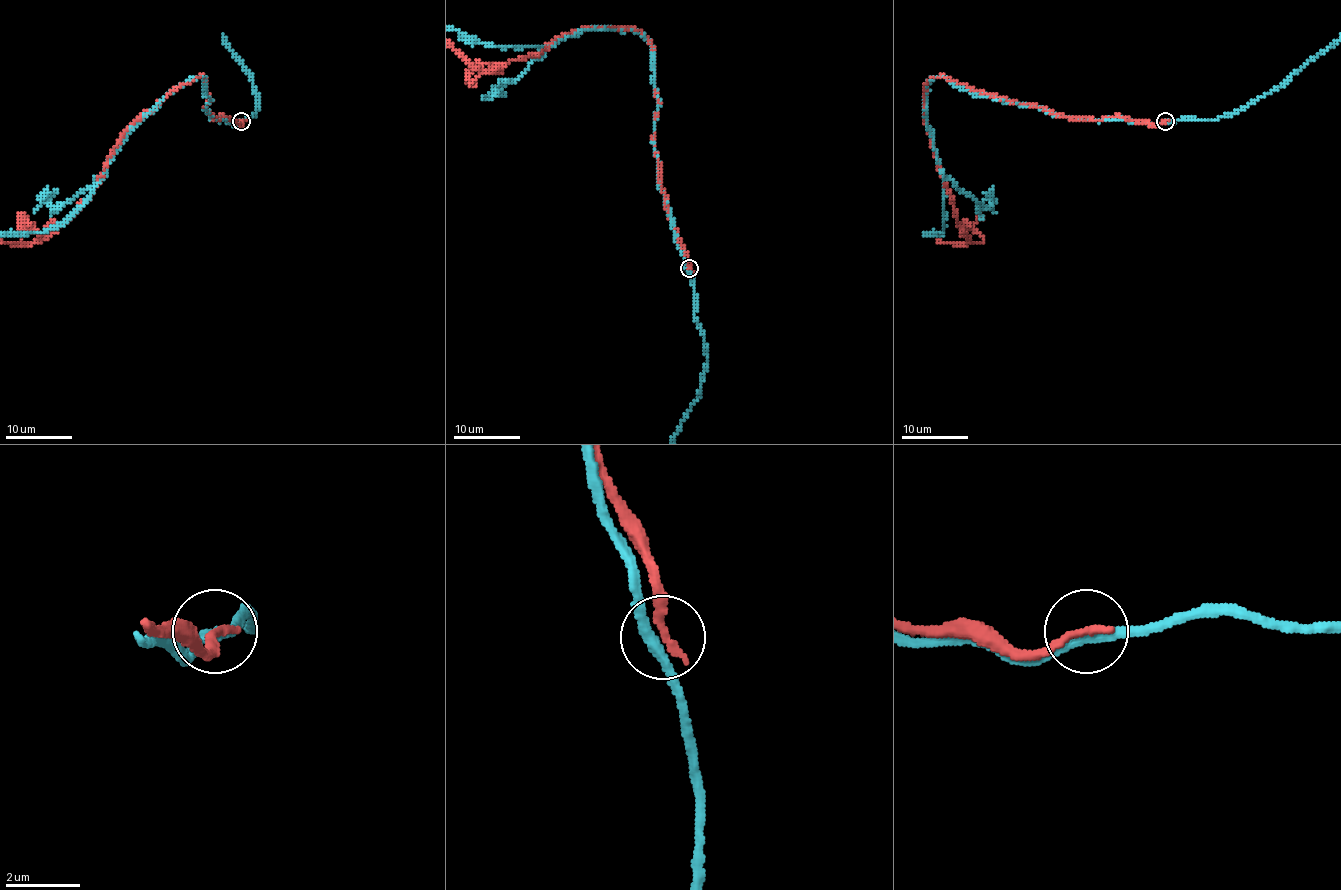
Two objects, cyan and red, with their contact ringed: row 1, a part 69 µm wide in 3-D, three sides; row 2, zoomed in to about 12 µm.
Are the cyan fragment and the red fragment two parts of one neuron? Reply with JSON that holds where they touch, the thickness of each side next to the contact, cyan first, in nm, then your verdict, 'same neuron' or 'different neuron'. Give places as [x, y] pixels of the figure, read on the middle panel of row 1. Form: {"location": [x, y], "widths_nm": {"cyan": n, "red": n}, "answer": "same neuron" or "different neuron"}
{"location": [689, 268], "widths_nm": {"cyan": 260, "red": 260}, "answer": "different neuron"}

